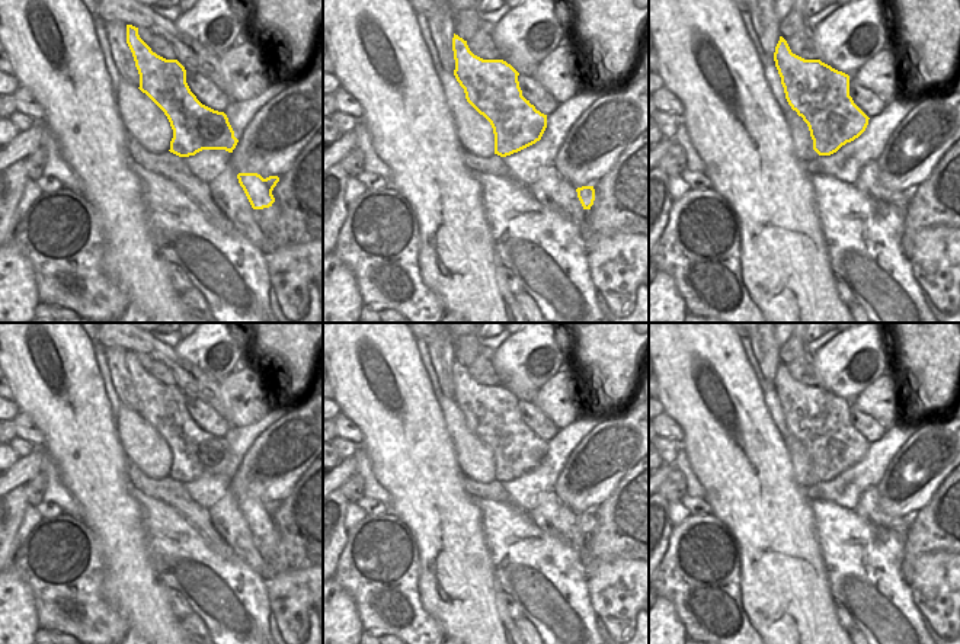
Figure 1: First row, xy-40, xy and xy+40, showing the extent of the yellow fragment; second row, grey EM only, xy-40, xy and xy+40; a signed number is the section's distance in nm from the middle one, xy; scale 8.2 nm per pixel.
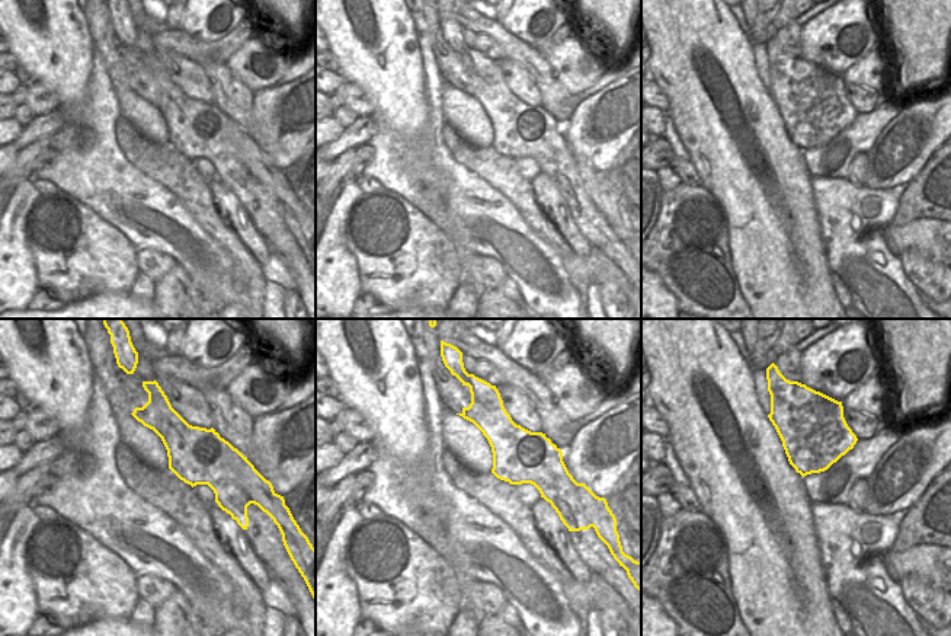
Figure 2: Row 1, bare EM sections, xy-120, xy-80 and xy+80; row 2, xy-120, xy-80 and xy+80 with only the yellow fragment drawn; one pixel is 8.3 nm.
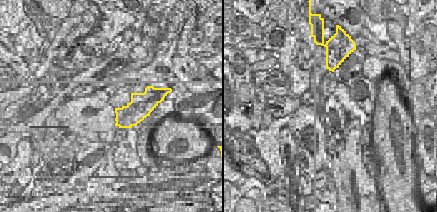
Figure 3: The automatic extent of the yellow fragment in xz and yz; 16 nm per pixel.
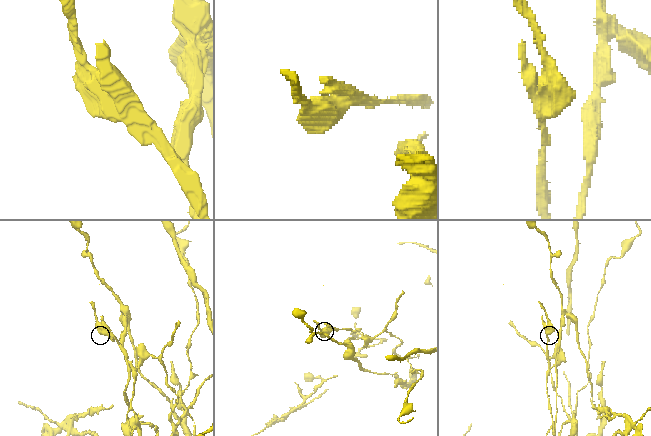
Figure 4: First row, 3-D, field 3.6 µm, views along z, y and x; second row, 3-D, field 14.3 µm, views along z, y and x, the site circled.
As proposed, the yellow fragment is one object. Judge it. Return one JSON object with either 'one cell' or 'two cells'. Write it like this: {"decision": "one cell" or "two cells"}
{"decision": "two cells"}

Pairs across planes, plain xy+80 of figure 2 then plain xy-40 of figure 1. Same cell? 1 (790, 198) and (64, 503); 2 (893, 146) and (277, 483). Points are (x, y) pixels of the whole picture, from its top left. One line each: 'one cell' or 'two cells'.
1: two cells
2: one cell

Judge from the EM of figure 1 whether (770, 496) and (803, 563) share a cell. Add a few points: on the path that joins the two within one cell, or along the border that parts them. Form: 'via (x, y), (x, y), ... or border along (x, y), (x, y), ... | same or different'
via (770, 512), (776, 535), (787, 547) | same

